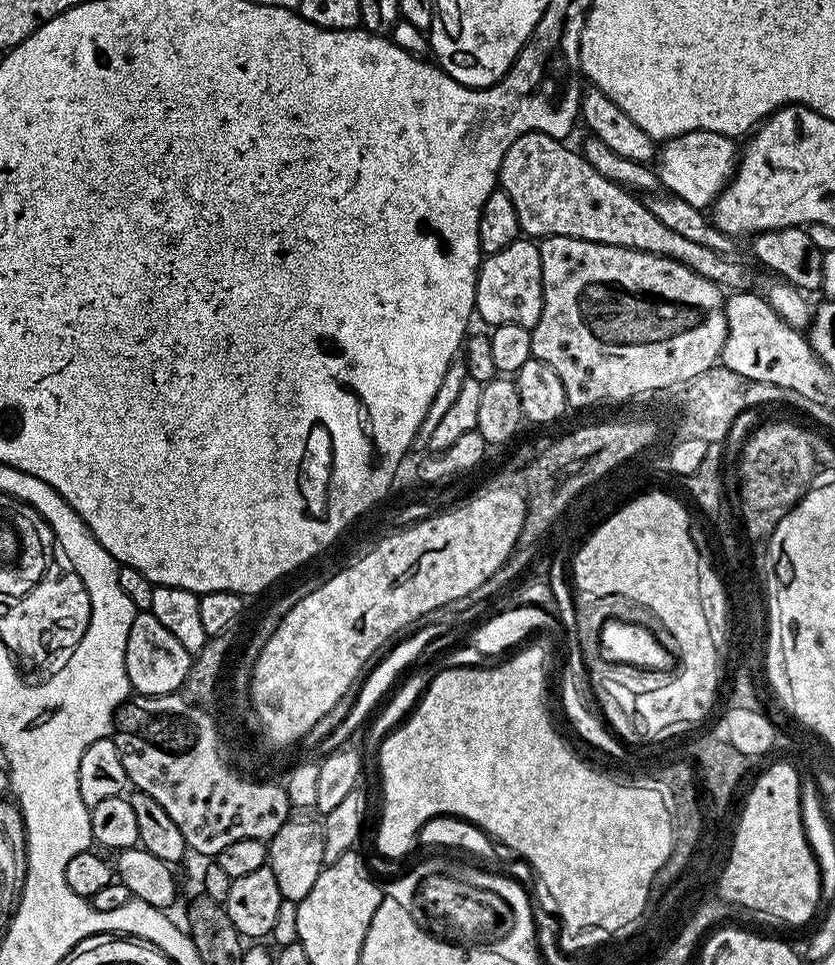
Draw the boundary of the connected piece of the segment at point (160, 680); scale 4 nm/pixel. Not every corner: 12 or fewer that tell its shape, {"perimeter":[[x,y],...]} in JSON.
{"perimeter":[[137,611],[126,638],[133,693],[170,696],[186,682],[193,653]]}

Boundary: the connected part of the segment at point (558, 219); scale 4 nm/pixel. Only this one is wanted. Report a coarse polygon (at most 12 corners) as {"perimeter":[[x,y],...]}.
{"perimeter":[[527,132],[498,184],[525,237],[682,262],[721,290],[752,272],[682,238],[577,149]]}

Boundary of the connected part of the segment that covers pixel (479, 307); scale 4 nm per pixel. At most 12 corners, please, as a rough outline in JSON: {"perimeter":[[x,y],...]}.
{"perimeter":[[531,239],[484,256],[476,310],[488,326],[532,328],[542,258]]}

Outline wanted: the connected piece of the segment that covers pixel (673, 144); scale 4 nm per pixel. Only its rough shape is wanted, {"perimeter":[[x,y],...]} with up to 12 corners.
{"perimeter":[[694,130],[659,145],[654,171],[704,210],[738,163],[733,137]]}

